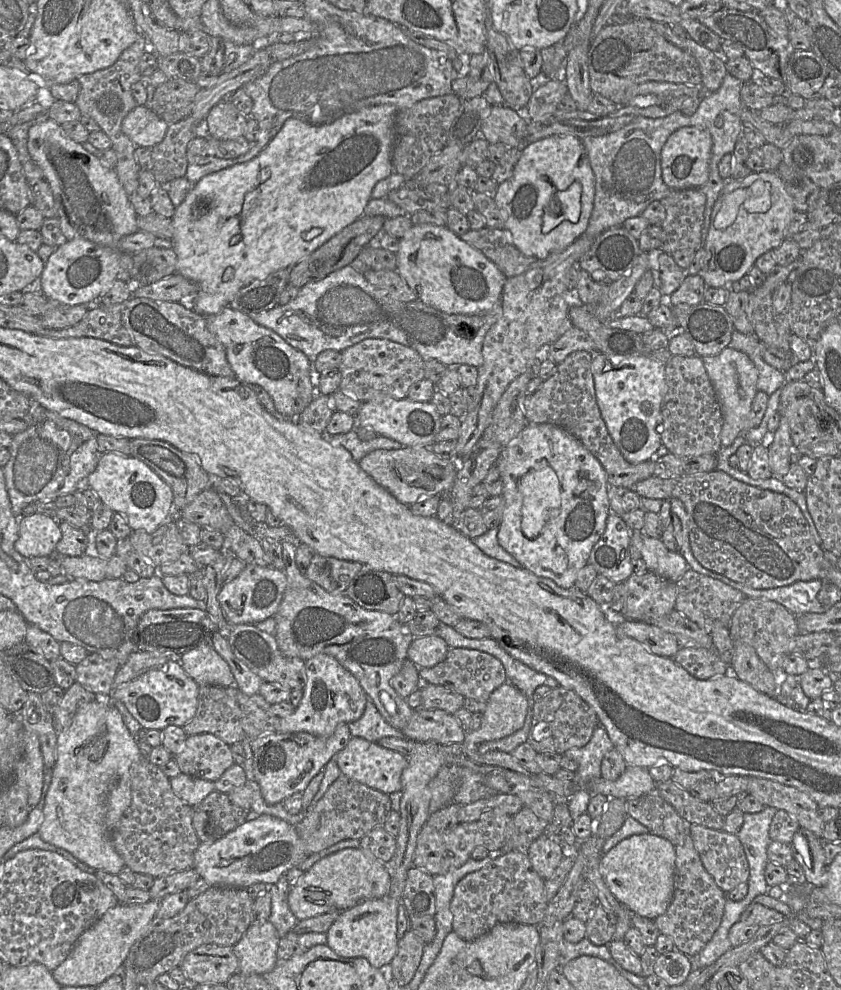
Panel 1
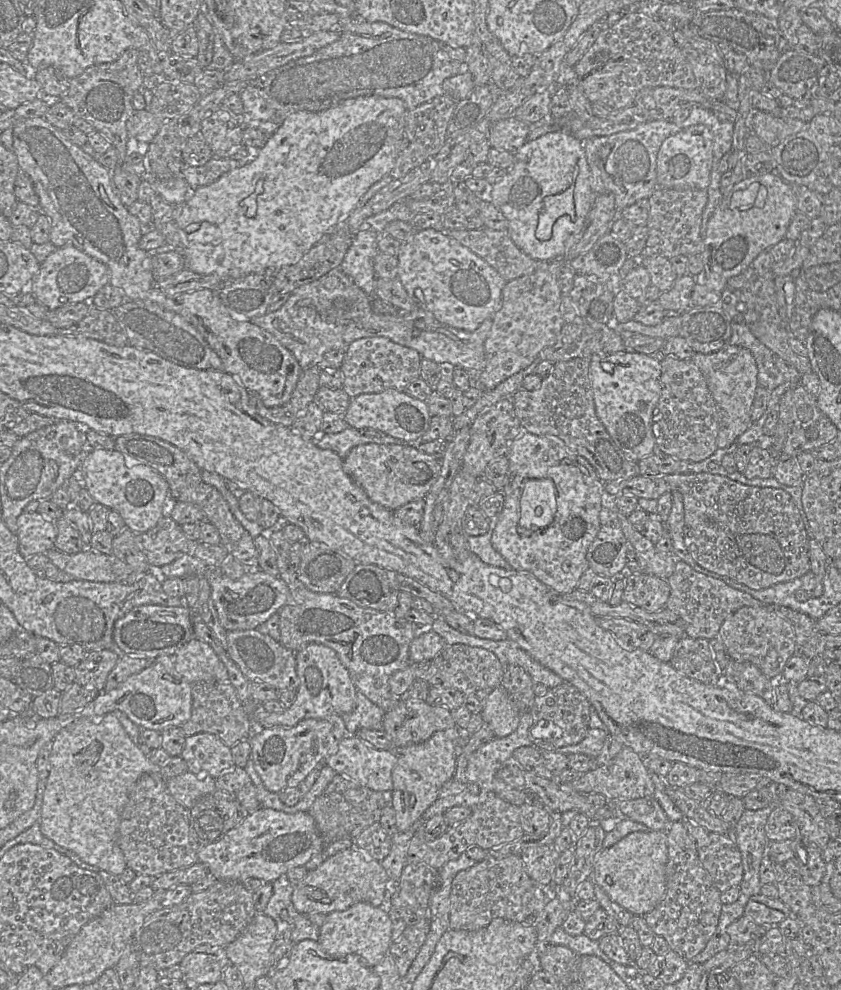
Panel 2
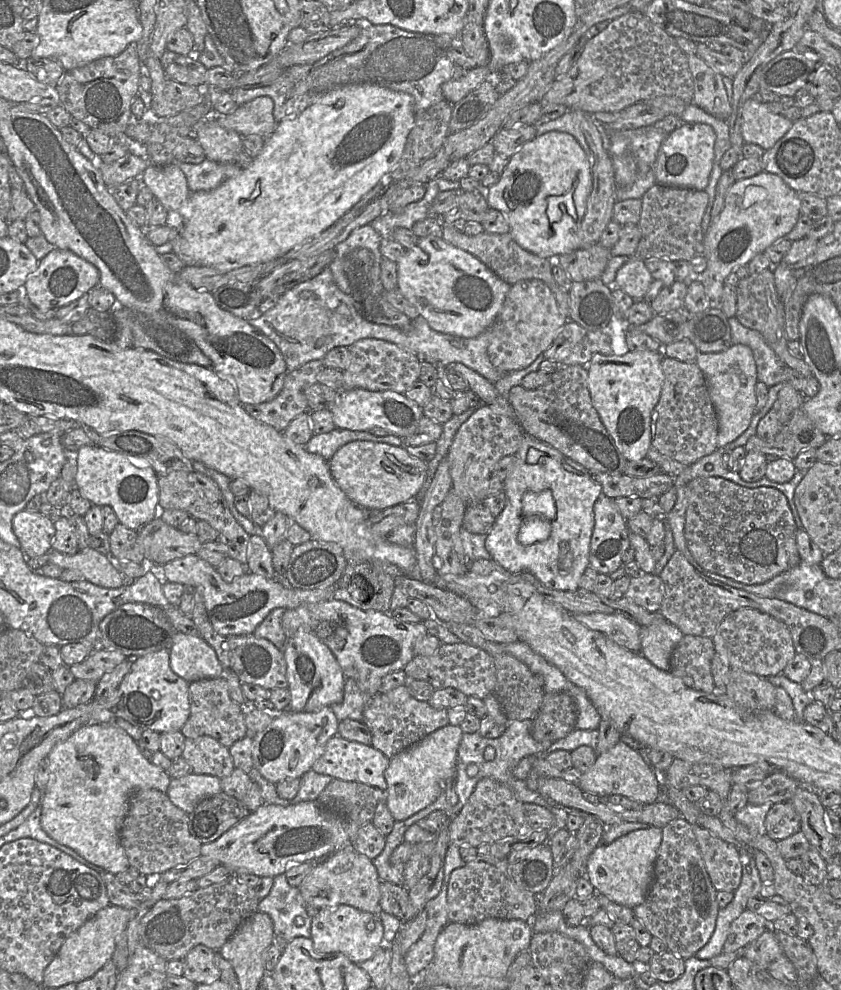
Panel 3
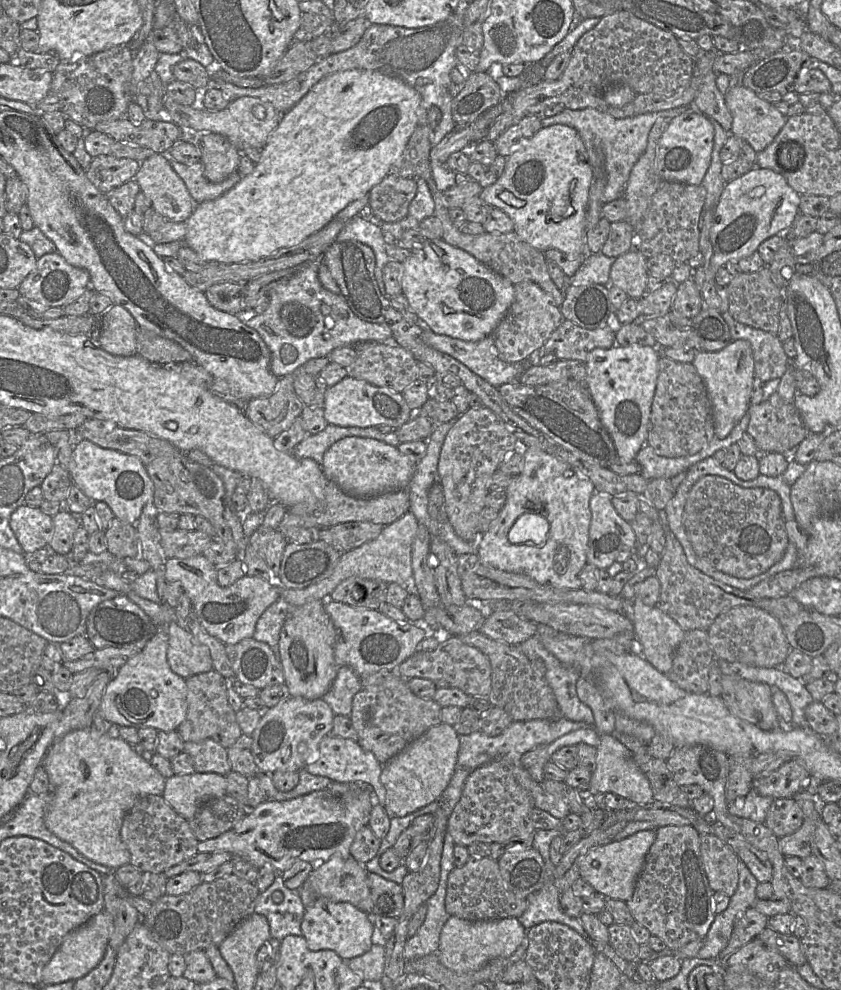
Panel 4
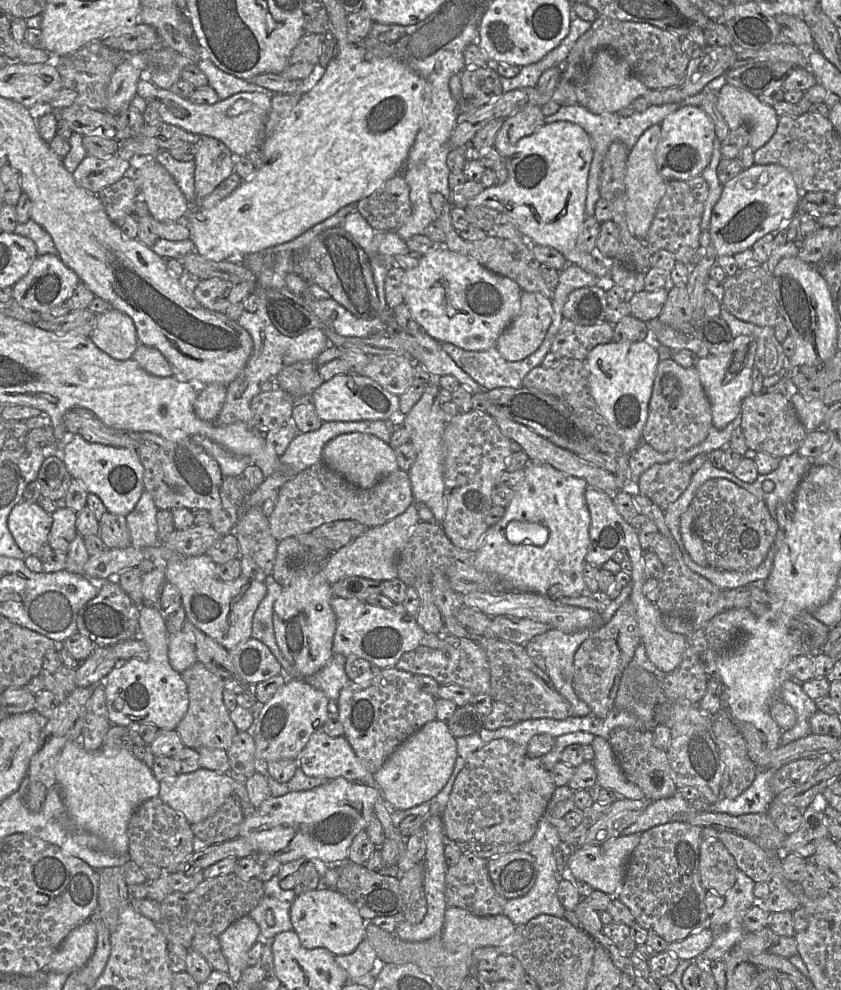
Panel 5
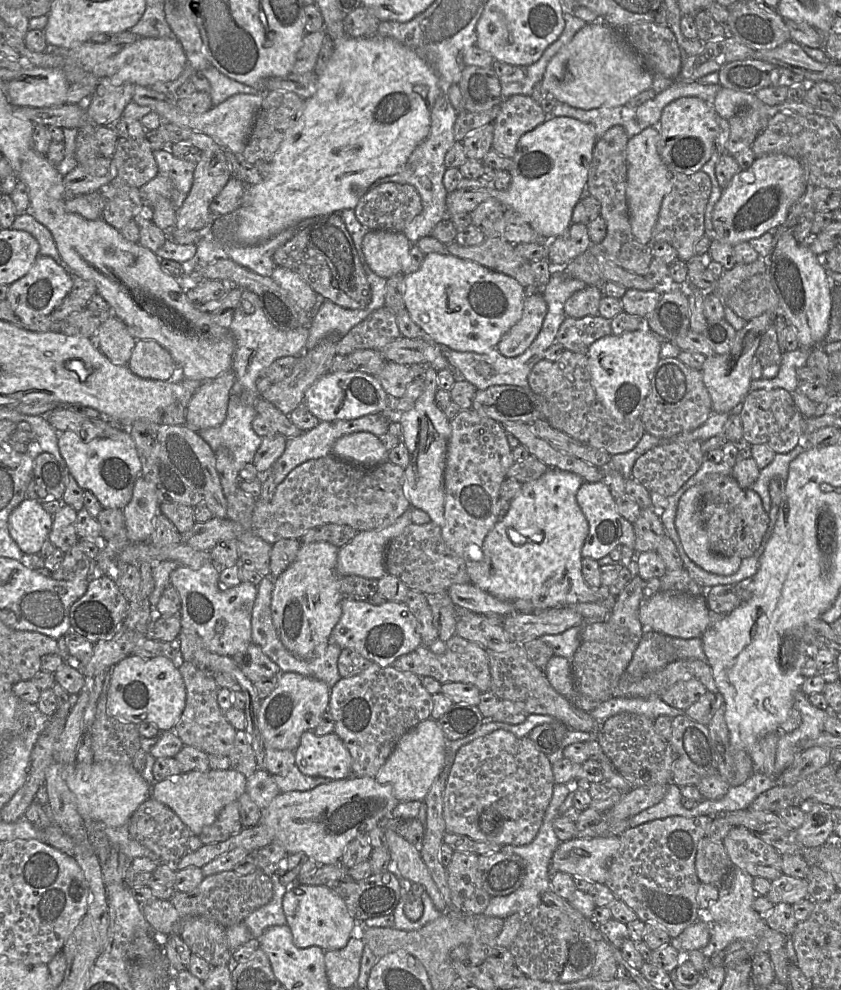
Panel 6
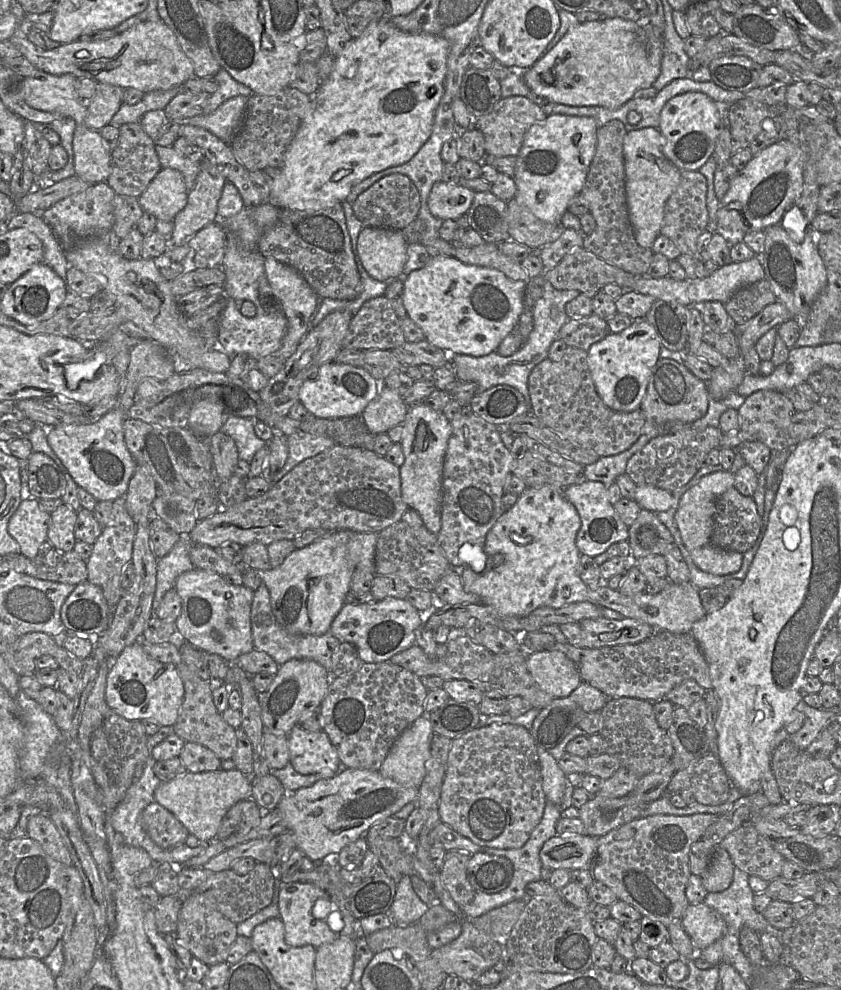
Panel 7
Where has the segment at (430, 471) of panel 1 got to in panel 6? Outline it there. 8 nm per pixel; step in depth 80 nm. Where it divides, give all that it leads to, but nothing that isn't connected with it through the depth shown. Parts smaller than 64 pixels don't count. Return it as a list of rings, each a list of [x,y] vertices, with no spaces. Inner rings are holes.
[[[357,432],[339,438],[331,454],[343,461],[370,468],[387,462],[389,451],[376,435]]]

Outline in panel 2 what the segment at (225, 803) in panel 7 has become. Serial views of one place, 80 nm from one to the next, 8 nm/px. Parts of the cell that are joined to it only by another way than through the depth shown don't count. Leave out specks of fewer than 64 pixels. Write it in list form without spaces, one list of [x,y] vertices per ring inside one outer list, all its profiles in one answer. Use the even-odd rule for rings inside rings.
[[[185,772],[167,780],[167,787],[173,798],[183,807],[191,810],[197,801],[216,788],[216,779],[211,776],[197,776]]]

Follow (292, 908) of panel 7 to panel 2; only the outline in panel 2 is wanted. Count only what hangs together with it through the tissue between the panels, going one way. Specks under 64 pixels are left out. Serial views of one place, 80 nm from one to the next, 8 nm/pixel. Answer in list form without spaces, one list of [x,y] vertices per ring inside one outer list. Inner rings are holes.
[[[360,902],[346,910],[327,914],[323,925],[319,927],[318,942],[327,954],[355,954],[360,956],[366,966],[373,968],[389,953],[392,944],[391,934],[392,922],[388,913],[380,907]]]

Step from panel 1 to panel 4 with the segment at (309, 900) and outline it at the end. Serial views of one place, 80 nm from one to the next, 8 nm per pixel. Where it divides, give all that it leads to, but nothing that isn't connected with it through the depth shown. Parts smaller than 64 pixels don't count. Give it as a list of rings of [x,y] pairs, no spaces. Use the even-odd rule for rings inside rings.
[[[352,856],[347,859],[333,857],[313,870],[306,882],[310,884],[318,897],[335,902],[348,902],[359,910],[370,914],[372,900],[367,875],[368,871],[365,866],[357,862]]]

